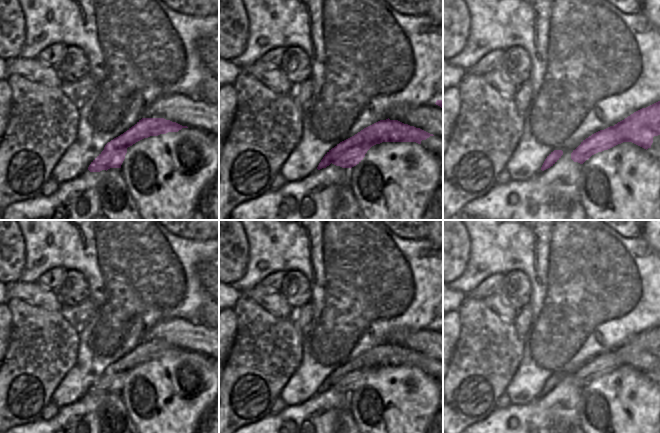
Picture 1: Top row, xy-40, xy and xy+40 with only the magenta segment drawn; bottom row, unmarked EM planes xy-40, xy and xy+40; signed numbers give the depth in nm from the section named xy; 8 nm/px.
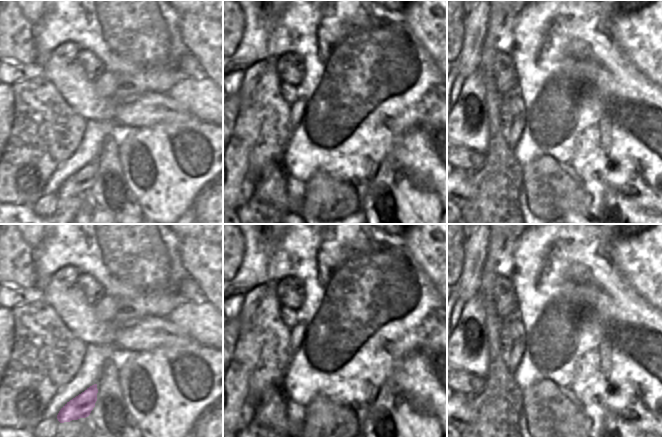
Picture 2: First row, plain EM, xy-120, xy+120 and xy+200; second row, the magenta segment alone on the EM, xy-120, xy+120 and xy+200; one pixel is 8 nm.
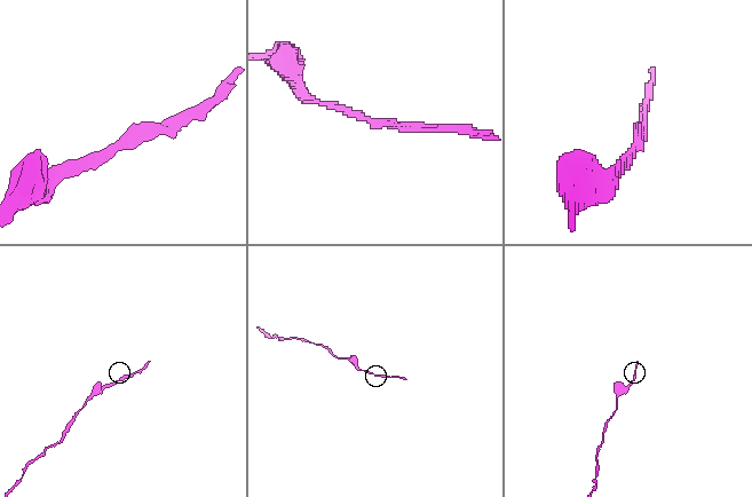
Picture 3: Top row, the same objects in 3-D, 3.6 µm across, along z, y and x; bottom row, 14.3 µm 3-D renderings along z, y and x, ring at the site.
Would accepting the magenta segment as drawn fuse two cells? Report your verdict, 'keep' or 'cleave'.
keep

